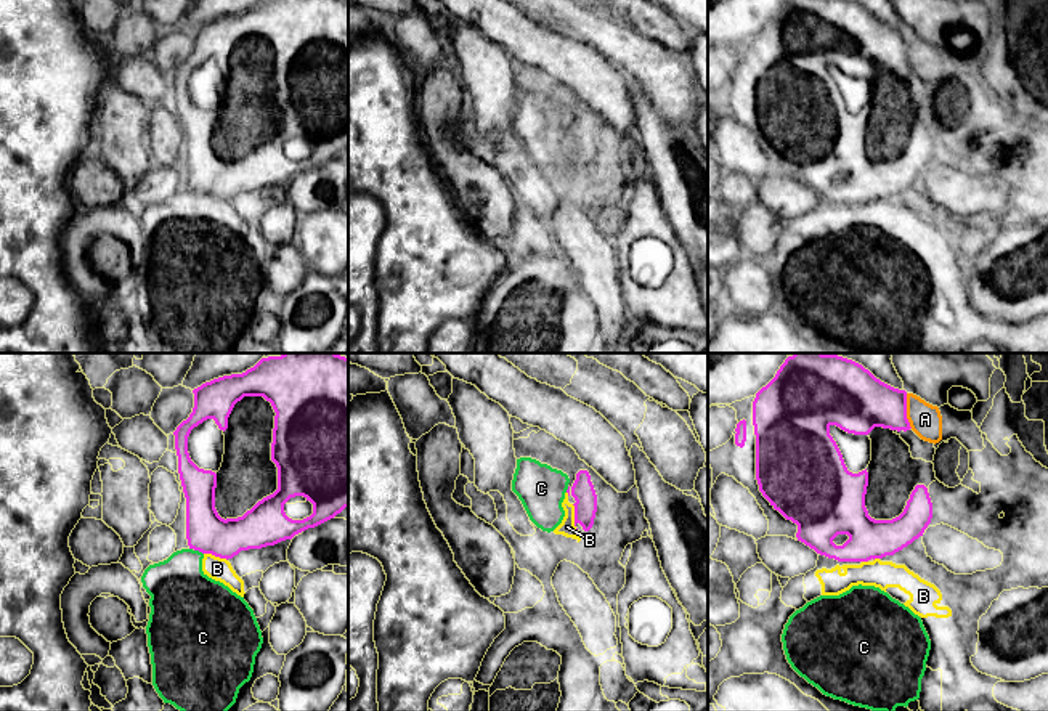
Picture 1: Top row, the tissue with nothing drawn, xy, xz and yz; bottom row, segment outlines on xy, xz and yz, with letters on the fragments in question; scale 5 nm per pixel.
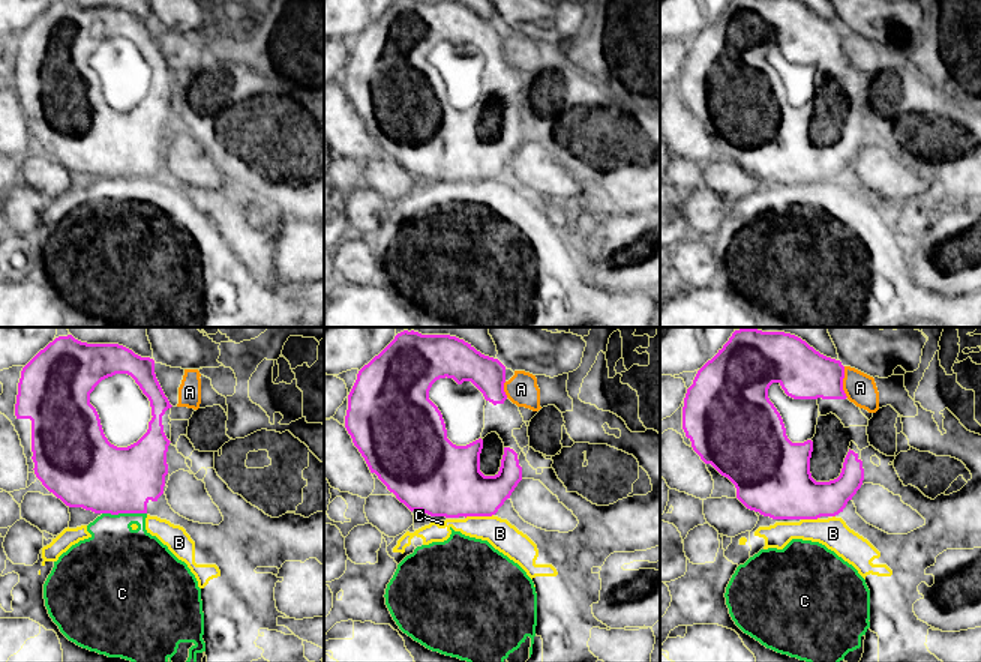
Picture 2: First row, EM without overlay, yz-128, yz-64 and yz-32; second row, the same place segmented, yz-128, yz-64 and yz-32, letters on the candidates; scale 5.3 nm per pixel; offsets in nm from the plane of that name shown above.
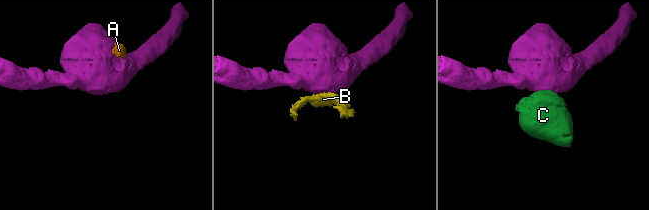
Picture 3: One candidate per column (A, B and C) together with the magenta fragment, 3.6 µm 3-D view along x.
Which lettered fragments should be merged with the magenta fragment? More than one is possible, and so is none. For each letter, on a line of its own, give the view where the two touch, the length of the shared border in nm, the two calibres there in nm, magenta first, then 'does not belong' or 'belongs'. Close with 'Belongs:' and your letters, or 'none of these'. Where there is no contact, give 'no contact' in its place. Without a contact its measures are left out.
A: yz | 180 nm | 300/160 nm | does not belong
B: xz | 160 nm | 120/80 nm | does not belong
C: xy | 50 nm | 200/320 nm | does not belong
Belongs: none of these

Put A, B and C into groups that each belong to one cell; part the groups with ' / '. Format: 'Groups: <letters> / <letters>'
Groups: A / B C

